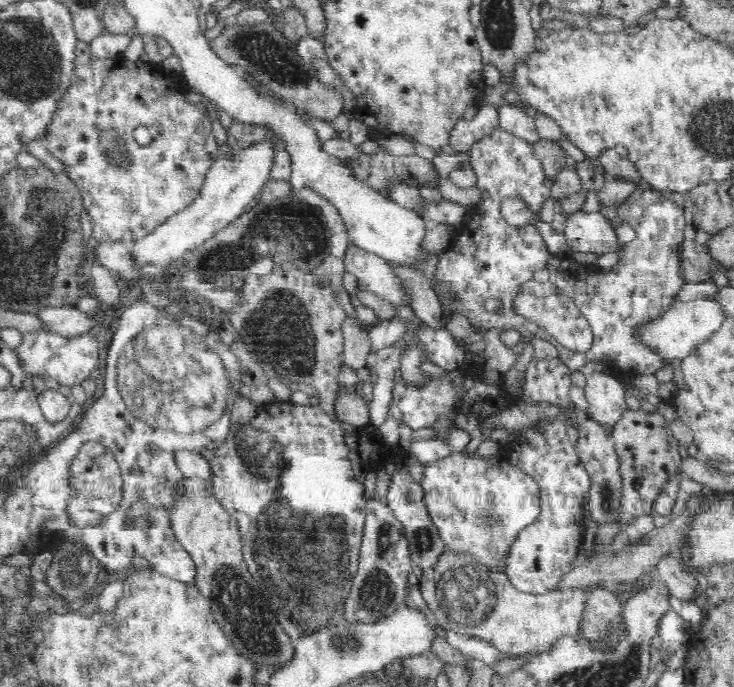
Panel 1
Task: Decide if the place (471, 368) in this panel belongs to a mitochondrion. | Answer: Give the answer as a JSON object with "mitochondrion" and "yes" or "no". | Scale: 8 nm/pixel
{"mitochondrion":"no"}

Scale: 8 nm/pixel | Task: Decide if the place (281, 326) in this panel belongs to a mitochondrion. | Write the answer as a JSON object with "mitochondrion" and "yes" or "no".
{"mitochondrion":"yes"}

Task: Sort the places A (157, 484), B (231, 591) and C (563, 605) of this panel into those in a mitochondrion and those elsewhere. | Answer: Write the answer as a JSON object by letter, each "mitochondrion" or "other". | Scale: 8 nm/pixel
{"A":"other","B":"mitochondrion","C":"other"}

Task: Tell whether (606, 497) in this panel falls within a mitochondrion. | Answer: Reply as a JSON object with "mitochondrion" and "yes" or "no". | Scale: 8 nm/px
{"mitochondrion":"yes"}

